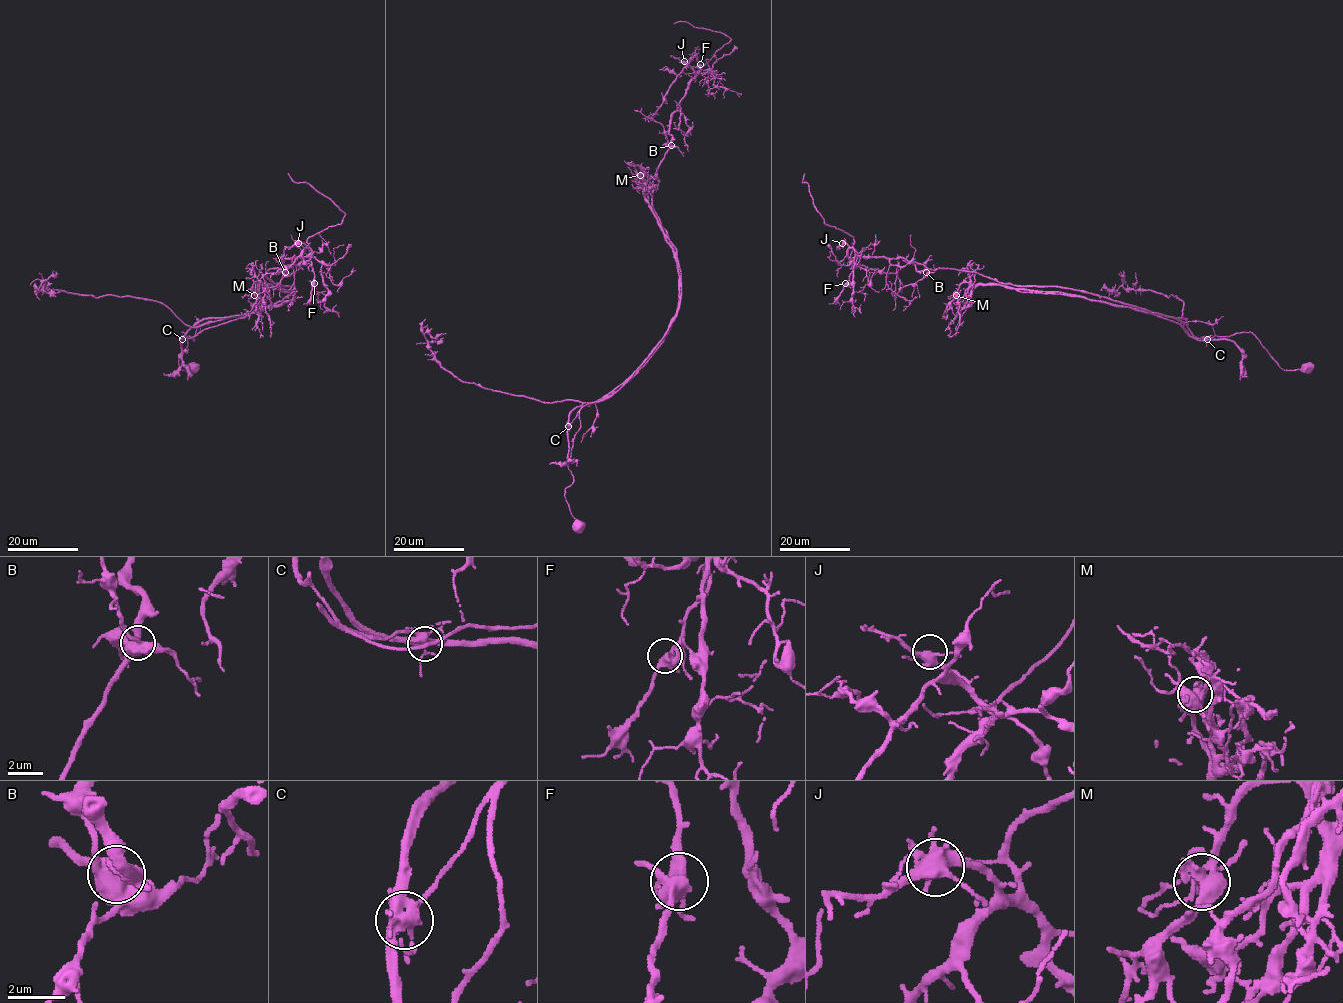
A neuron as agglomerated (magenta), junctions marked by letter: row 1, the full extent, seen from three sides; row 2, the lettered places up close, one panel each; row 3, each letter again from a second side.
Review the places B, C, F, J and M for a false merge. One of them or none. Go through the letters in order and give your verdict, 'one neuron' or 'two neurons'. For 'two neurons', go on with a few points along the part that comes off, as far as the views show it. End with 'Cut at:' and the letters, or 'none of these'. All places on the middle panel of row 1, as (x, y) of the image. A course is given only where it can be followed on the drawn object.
B: one neuron
C: two neurons | (569, 426), (643, 366), (678, 305), (653, 178), (693, 72), (730, 39), (673, 23)
F: one neuron
J: one neuron
M: one neuron
Cut at: C

